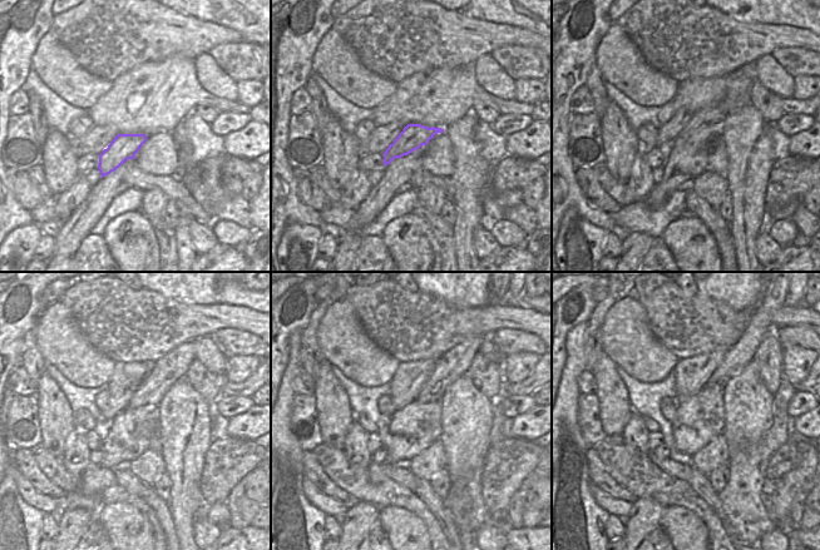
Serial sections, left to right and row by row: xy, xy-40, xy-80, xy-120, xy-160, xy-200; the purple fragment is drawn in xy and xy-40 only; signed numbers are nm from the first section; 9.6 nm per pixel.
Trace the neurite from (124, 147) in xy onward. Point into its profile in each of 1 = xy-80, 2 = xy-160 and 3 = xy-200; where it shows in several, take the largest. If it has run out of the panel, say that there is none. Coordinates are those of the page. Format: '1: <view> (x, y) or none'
1: xy-80 (711, 114)
2: xy-160 (457, 361)
3: xy-200 (737, 357)

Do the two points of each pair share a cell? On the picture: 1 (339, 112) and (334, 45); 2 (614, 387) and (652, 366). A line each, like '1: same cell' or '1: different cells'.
1: different cells
2: different cells

